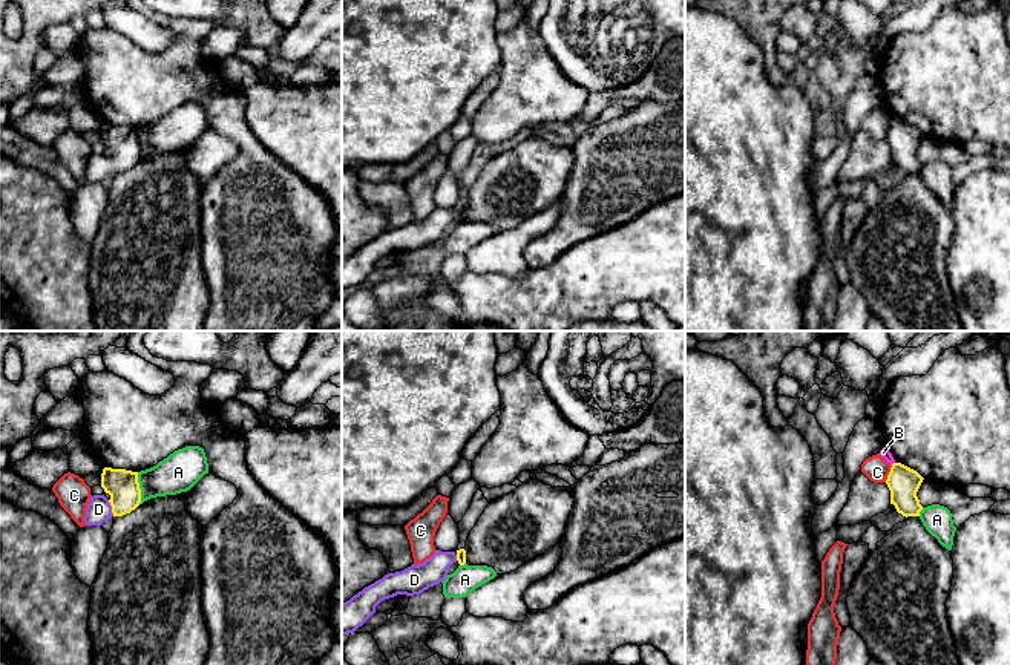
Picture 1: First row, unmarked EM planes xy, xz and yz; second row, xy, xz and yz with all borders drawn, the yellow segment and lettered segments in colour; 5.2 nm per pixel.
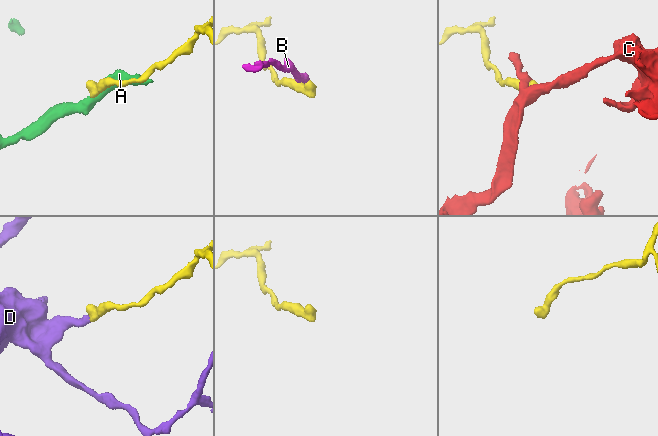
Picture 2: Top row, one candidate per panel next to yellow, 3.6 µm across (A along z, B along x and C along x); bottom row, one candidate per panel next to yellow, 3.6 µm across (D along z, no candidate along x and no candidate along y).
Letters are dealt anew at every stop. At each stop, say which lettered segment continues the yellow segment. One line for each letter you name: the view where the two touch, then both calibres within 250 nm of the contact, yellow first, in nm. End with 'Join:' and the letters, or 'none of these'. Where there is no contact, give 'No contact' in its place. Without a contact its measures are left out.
D: Touches yellow in xy. Thickness 170 nm (yellow) against 130 nm
Join: D

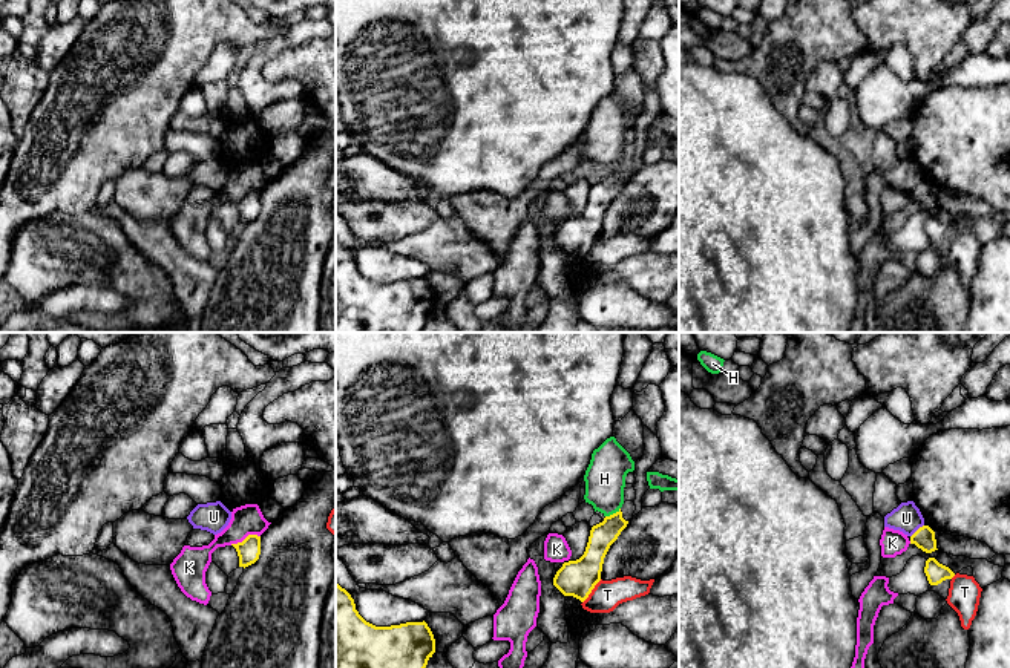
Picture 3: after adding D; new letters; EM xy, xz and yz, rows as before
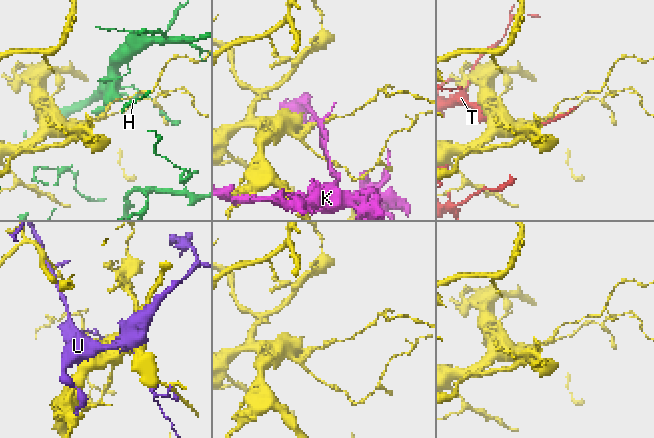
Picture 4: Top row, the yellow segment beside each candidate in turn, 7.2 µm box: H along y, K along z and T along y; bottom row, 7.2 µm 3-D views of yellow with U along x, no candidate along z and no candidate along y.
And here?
Join: none of these

